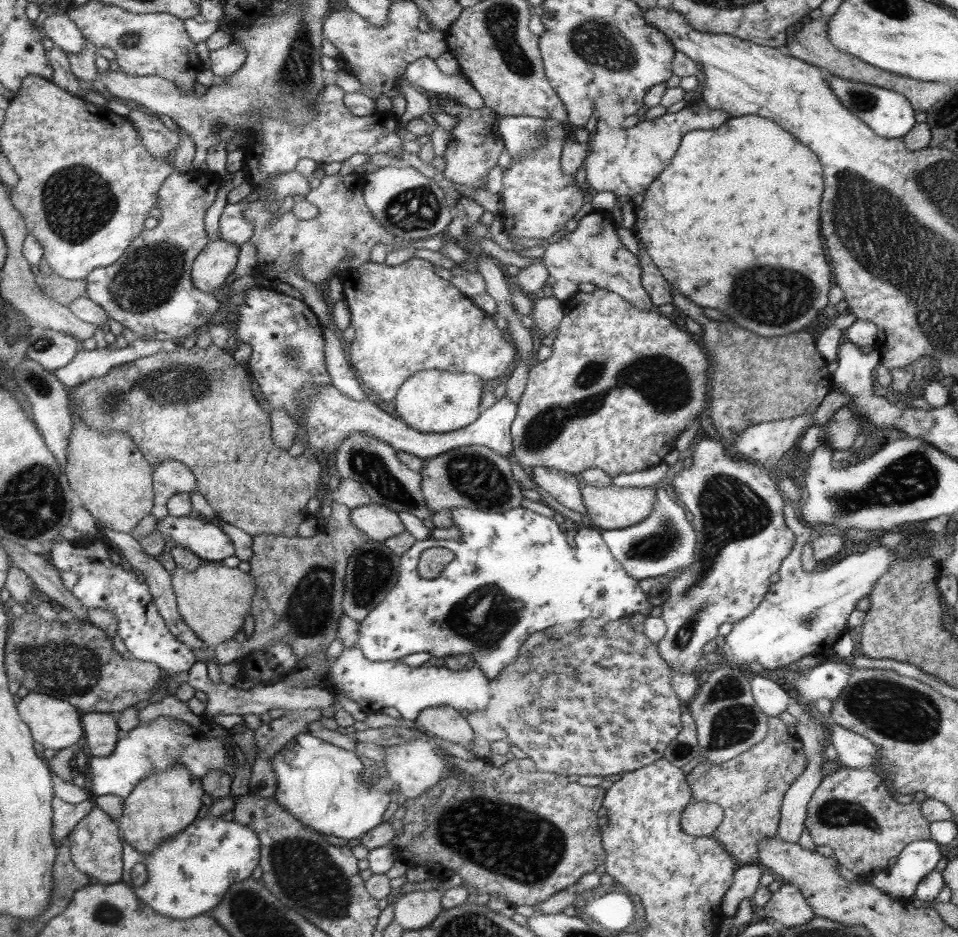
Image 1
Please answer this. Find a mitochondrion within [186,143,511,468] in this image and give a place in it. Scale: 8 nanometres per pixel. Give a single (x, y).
(417, 208)

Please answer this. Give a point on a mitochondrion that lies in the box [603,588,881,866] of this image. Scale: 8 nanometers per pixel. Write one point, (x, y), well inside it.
(732, 722)

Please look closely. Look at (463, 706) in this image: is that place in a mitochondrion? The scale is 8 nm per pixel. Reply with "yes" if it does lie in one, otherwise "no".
no

